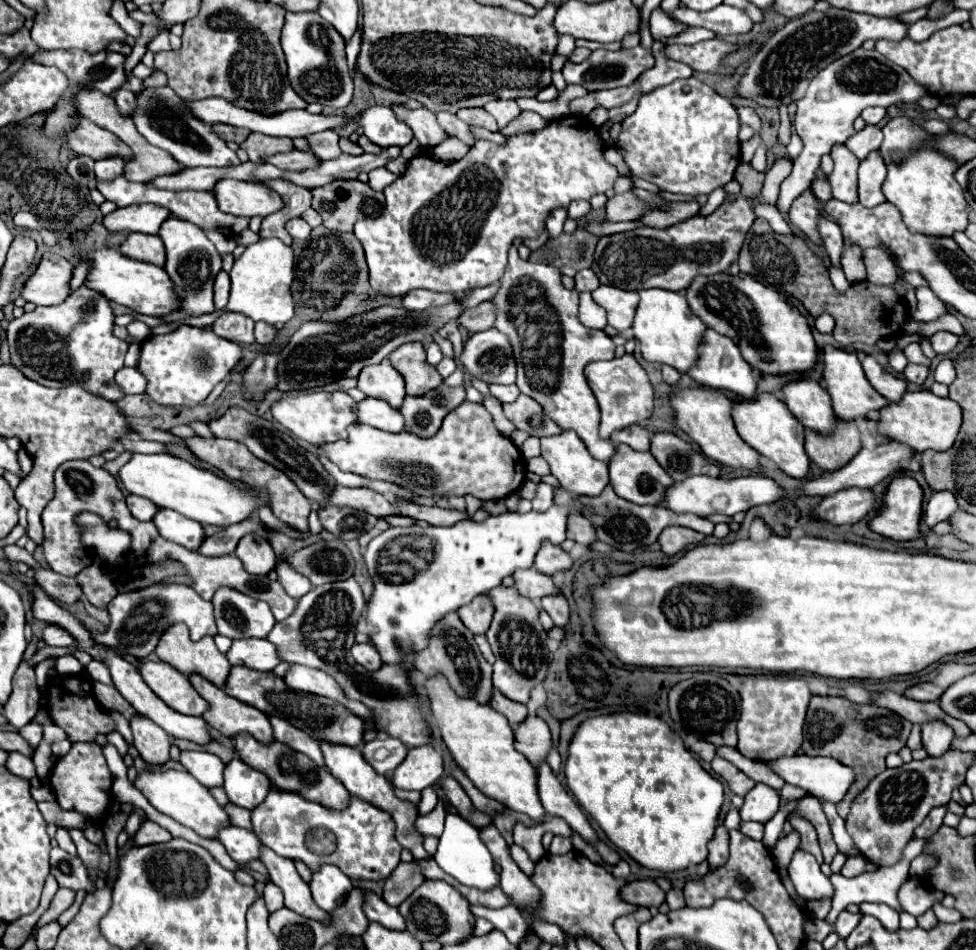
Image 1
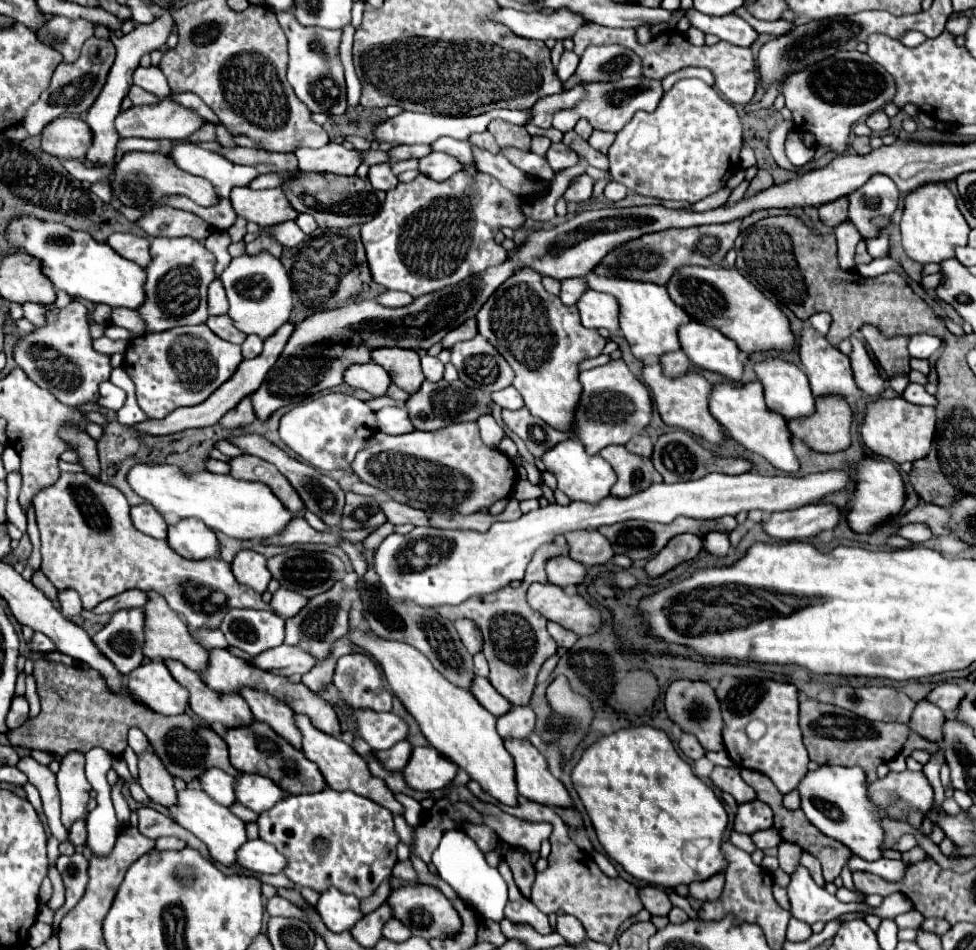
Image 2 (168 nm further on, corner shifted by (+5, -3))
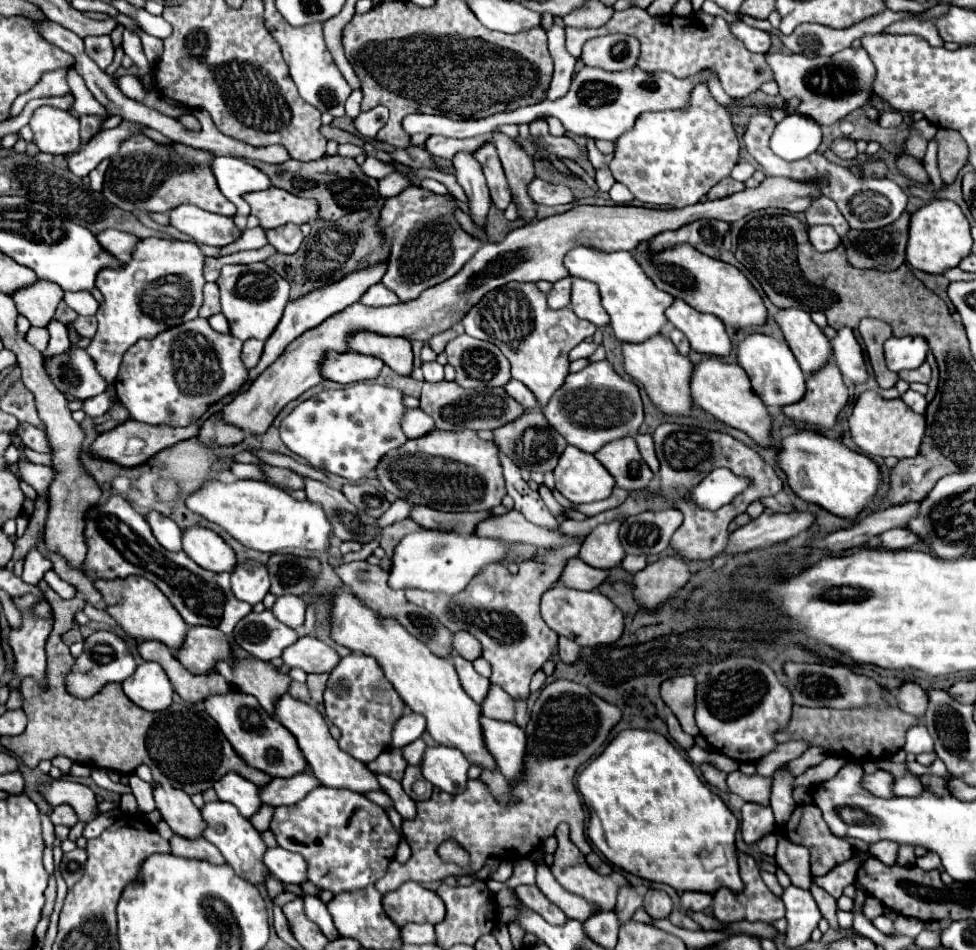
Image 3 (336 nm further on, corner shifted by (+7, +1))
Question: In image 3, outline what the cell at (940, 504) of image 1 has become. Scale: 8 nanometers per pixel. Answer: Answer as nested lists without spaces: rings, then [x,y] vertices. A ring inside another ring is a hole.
[[[895,528],[895,530],[883,532],[879,540],[883,550],[905,550],[917,542],[917,536],[913,536],[907,528]]]

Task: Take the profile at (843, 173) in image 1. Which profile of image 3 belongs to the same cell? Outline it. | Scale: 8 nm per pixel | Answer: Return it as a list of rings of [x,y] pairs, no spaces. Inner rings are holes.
[[[829,226],[809,228],[809,240],[811,240],[813,248],[819,250],[819,252],[831,252],[839,246],[839,236]]]

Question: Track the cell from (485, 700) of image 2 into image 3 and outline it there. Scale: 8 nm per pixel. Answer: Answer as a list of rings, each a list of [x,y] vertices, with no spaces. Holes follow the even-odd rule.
[[[451,648],[451,660],[453,660],[455,668],[457,668],[457,674],[459,674],[459,680],[461,680],[463,690],[465,690],[477,704],[481,704],[481,700],[485,700],[485,696],[487,696],[487,692],[489,692],[489,684],[491,684],[491,682],[489,682],[487,678],[479,676],[469,660],[465,660],[465,658],[461,658],[461,656],[453,656],[453,652],[455,652],[455,650]]]

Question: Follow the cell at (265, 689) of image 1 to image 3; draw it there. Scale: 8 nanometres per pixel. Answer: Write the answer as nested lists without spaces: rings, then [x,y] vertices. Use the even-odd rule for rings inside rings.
[[[193,626],[189,628],[179,650],[173,652],[175,658],[193,674],[207,674],[215,670],[219,658],[229,660],[229,638],[217,628]]]

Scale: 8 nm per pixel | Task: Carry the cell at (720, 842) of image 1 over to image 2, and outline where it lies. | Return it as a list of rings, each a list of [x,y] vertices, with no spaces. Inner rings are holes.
[[[717,872],[717,874],[709,876],[707,880],[691,882],[689,884],[689,894],[697,900],[715,900],[715,898],[721,896],[723,884],[725,884],[725,874]]]

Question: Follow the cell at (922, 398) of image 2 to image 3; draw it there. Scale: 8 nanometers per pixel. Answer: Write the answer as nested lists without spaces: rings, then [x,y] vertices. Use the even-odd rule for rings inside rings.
[[[909,390],[909,392],[905,392],[905,394],[901,396],[901,400],[903,400],[903,402],[905,402],[913,412],[917,412],[917,414],[925,414],[927,402],[925,402],[925,396],[921,396],[919,392]]]

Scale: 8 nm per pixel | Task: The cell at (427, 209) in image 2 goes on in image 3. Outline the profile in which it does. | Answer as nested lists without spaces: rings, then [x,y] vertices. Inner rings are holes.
[[[409,188],[395,198],[385,200],[385,208],[379,218],[379,228],[391,240],[389,268],[383,276],[383,286],[399,296],[401,302],[415,300],[423,290],[441,284],[455,276],[463,264],[481,246],[473,240],[457,220],[451,216],[455,202],[449,196],[437,196],[425,188]]]

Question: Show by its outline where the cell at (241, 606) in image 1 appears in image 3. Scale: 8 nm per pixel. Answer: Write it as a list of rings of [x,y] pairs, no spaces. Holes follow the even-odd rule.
[[[265,610],[261,614],[249,612],[233,630],[233,638],[243,650],[269,662],[279,658],[299,636],[293,628],[281,624],[273,612]]]

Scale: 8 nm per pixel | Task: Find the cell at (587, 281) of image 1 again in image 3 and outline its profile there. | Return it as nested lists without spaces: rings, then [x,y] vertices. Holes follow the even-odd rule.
[[[567,276],[553,284],[551,292],[547,294],[547,304],[553,310],[561,310],[561,308],[569,306],[569,302],[571,302],[571,278]]]

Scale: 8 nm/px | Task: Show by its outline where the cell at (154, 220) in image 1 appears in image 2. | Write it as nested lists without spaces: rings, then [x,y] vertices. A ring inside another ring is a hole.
[[[169,206],[153,208],[145,216],[141,216],[135,224],[141,230],[145,230],[149,238],[191,236],[195,240],[205,240],[213,232],[213,228],[205,220],[199,220],[199,216],[193,216],[191,212],[183,212]]]

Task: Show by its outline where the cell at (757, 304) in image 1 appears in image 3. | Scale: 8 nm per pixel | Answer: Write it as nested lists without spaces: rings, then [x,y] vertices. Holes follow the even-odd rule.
[[[641,242],[635,248],[635,260],[659,290],[671,294],[673,298],[685,300],[699,312],[715,314],[723,320],[725,326],[731,326],[733,330],[745,326],[761,326],[767,318],[761,296],[755,292],[755,288],[749,284],[741,270],[721,260],[709,258],[689,244],[677,244],[663,252],[653,252],[649,248],[649,242]]]

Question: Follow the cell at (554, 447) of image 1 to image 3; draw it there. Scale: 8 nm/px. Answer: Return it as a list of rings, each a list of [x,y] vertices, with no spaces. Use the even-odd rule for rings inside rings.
[[[567,446],[555,468],[557,490],[575,504],[605,500],[615,486],[613,476],[593,456],[579,448]]]

